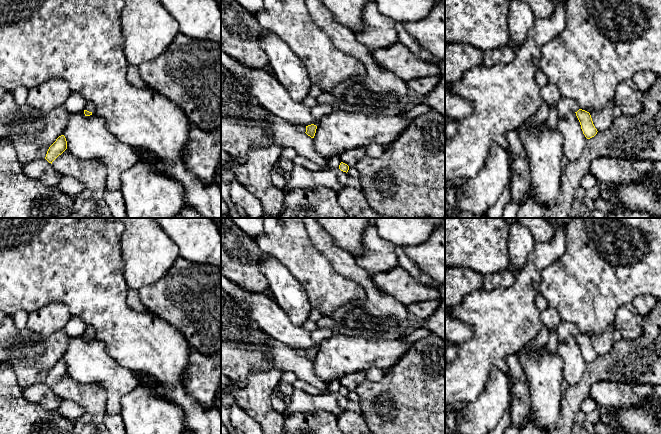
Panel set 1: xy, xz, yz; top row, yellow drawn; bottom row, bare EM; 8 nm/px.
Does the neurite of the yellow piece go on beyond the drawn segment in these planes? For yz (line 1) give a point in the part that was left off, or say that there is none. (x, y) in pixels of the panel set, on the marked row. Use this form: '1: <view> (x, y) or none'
1: yz (564, 105)

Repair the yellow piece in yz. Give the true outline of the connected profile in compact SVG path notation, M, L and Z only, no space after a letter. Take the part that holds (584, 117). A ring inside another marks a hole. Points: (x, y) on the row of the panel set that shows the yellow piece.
M560 98L557 103L558 118L564 118L569 112L575 112L580 122L583 134L587 139L594 137L597 134L591 115L589 112L582 110L573 99Z

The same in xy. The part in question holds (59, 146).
M64 135L59 136L49 147L45 159L52 162L67 149L67 141Z

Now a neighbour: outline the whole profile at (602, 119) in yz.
M614 100L609 102L604 108L598 112L591 112L591 118L593 124L598 132L604 131L607 129L612 121L614 120L613 109L614 109Z

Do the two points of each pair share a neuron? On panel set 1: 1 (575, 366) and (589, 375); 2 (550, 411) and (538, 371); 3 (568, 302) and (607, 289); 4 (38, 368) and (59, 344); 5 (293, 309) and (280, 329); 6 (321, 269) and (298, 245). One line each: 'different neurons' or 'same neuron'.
1: different neurons
2: same neuron
3: same neuron
4: same neuron
5: different neurons
6: same neuron

